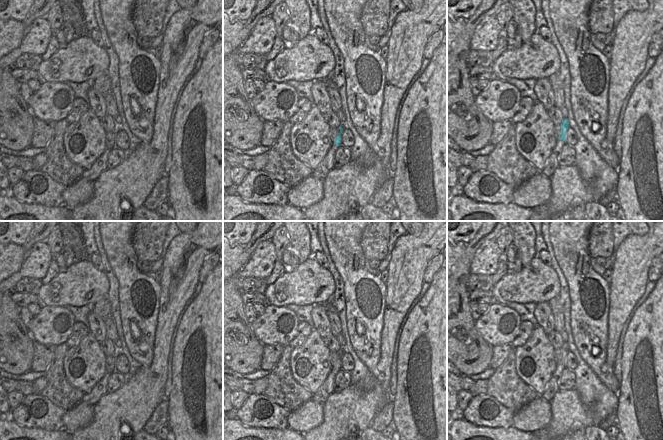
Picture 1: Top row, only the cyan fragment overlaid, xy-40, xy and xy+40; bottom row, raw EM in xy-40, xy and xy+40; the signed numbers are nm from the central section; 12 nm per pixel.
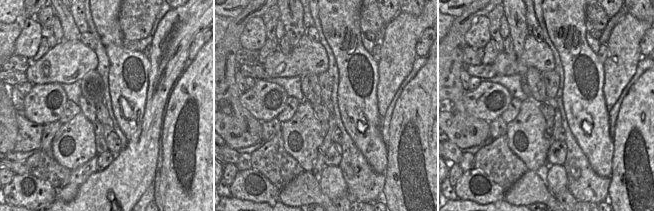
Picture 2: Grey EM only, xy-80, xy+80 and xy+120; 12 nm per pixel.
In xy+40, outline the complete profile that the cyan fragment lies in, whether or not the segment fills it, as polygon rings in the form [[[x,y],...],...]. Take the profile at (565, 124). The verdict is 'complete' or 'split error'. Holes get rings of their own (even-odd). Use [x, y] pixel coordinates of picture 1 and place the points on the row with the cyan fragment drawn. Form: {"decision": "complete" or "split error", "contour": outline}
{"decision": "split error", "contour": [[[564,119],[561,123],[561,135],[556,139],[556,145],[544,167],[544,169],[540,172],[542,172],[545,176],[551,177],[555,171],[555,169],[559,166],[557,157],[559,153],[561,152],[561,149],[563,145],[566,143],[566,132],[569,128],[569,122],[568,119]]]}

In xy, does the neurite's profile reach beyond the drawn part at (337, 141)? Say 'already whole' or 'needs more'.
needs more

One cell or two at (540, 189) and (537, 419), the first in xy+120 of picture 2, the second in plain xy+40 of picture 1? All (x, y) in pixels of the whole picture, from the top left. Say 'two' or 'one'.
one

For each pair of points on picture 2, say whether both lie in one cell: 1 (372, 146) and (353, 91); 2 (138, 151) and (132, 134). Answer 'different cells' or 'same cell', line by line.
1: same cell
2: different cells

